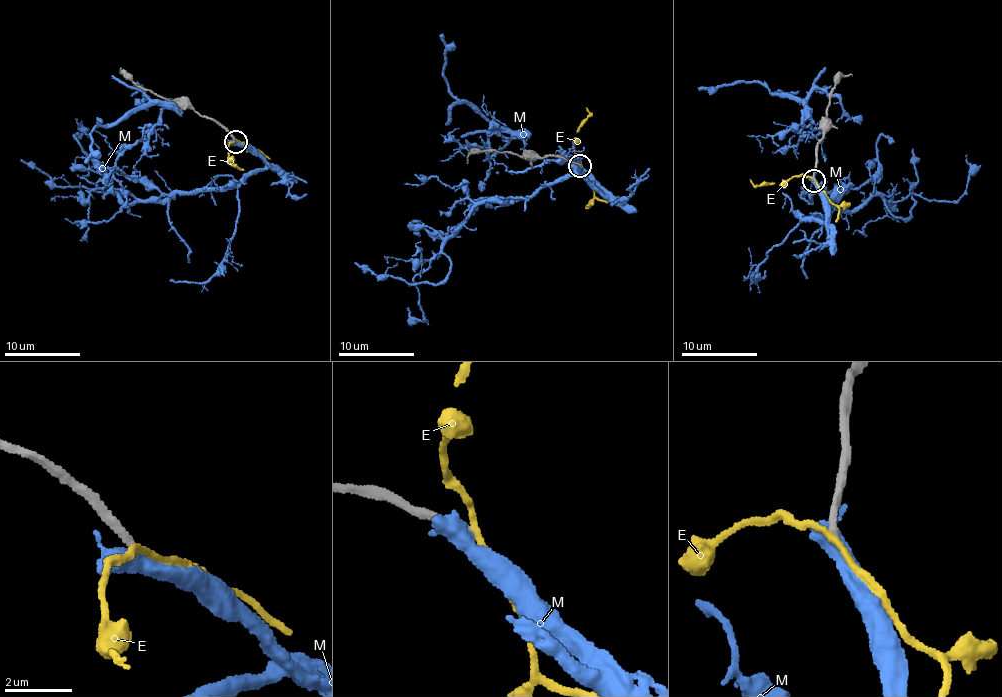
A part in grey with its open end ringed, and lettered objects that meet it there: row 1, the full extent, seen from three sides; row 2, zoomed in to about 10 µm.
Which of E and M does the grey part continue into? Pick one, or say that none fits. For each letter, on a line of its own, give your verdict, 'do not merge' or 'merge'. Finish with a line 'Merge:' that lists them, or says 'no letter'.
E: do not merge
M: do not merge
Merge: no letter

